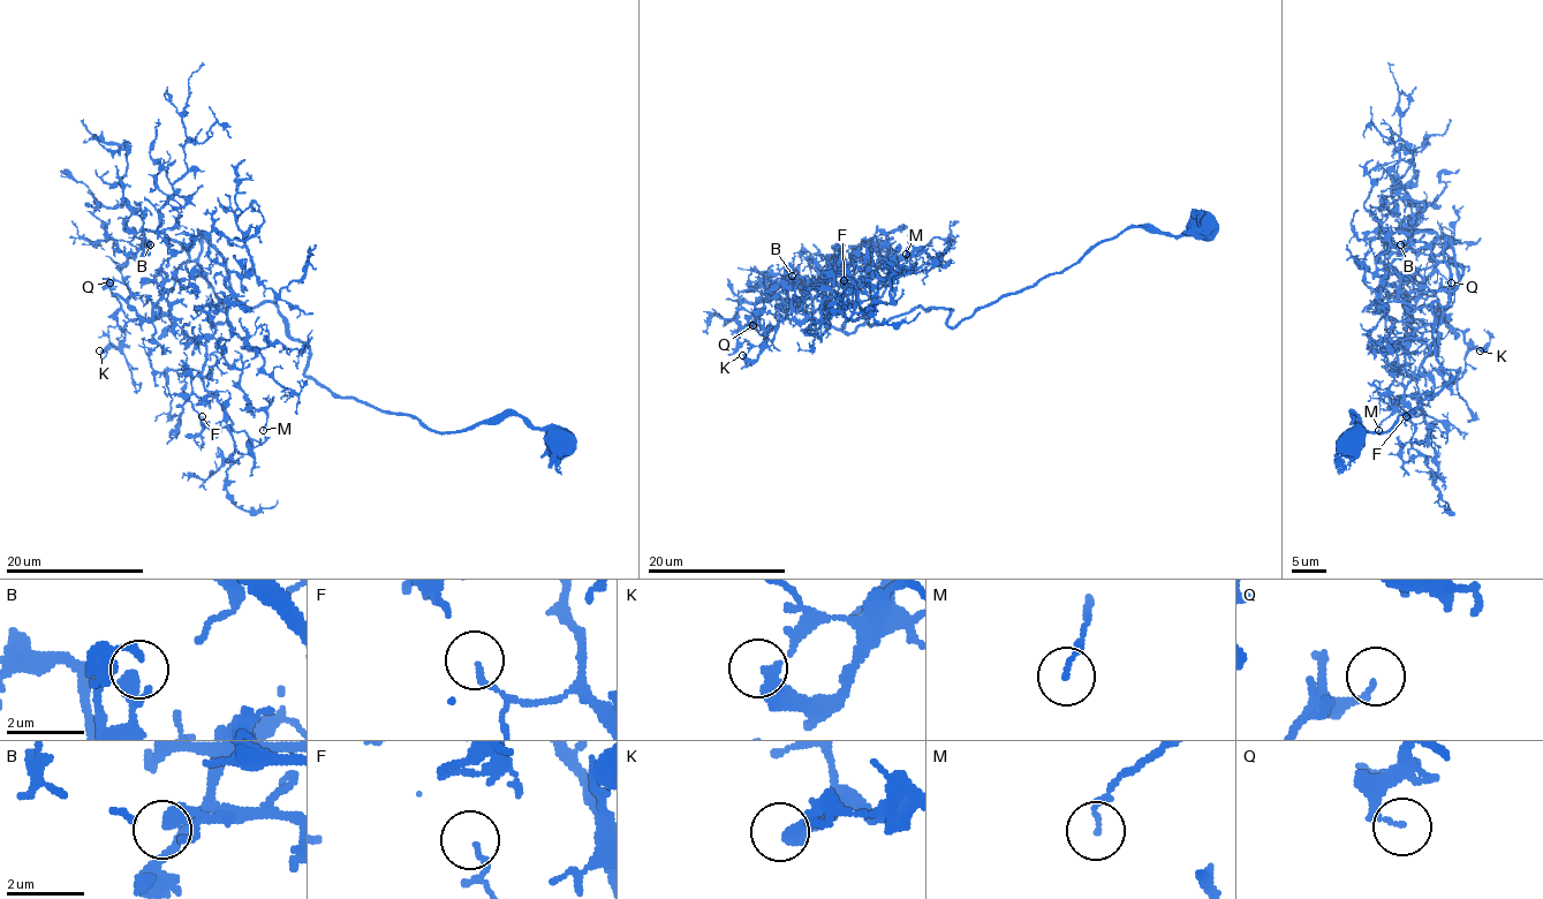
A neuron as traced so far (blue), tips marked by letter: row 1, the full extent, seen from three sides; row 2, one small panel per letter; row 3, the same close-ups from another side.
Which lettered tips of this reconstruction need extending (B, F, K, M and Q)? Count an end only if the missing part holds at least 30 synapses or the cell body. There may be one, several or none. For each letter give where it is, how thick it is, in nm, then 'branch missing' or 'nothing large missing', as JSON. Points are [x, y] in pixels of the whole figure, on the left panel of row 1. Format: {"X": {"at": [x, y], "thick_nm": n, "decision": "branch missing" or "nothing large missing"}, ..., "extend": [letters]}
{"B": {"at": [150, 244], "thick_nm": 280, "decision": "nothing large missing"}, "F": {"at": [202, 416], "thick_nm": 130, "decision": "nothing large missing"}, "K": {"at": [99, 350], "thick_nm": 480, "decision": "branch missing"}, "M": {"at": [263, 430], "thick_nm": 130, "decision": "nothing large missing"}, "Q": {"at": [110, 282], "thick_nm": 120, "decision": "branch missing"}, "extend": ["K", "Q"]}

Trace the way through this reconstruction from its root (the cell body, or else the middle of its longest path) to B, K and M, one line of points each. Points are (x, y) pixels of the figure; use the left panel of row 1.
B: (559, 442), (513, 414), (435, 431), (337, 398), (205, 239), (195, 259), (143, 231), (150, 244)
K: (559, 442), (513, 414), (435, 431), (337, 398), (205, 239), (150, 318), (113, 295), (123, 340), (99, 350)
M: (559, 442), (513, 414), (435, 431), (337, 398), (205, 239), (198, 266), (227, 316), (217, 350), (263, 430)

